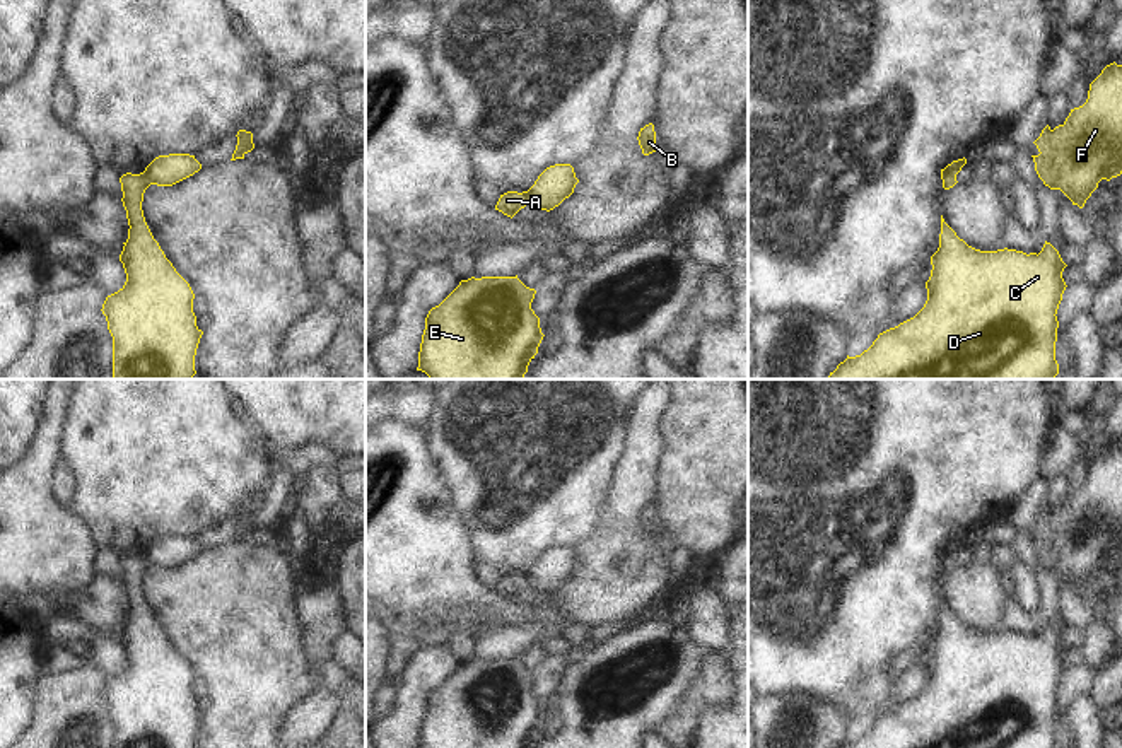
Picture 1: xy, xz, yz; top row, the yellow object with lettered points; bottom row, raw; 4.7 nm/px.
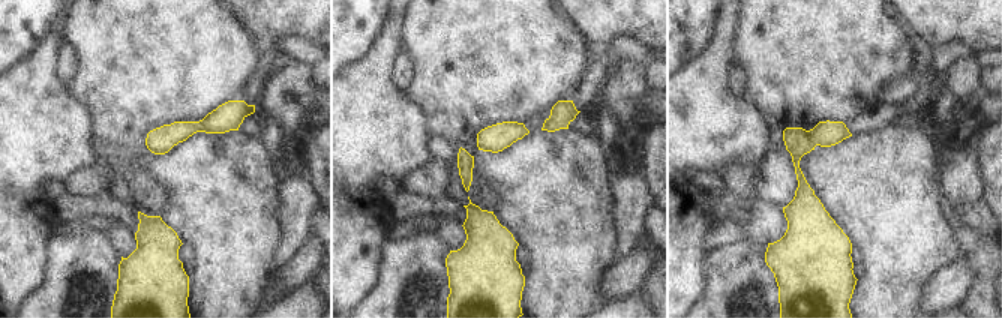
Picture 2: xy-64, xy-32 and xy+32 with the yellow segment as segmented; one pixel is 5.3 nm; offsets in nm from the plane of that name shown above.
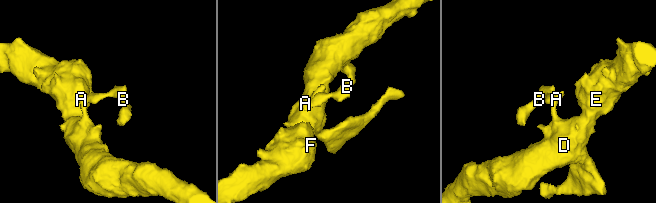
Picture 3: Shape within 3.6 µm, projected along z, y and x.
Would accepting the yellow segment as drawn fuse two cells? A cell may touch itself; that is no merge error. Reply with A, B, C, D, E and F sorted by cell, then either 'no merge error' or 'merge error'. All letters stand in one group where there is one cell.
groups A C D E F / B; merge error

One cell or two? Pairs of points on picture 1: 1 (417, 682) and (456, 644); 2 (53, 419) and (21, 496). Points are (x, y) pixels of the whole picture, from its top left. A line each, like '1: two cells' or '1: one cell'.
1: two cells
2: one cell

